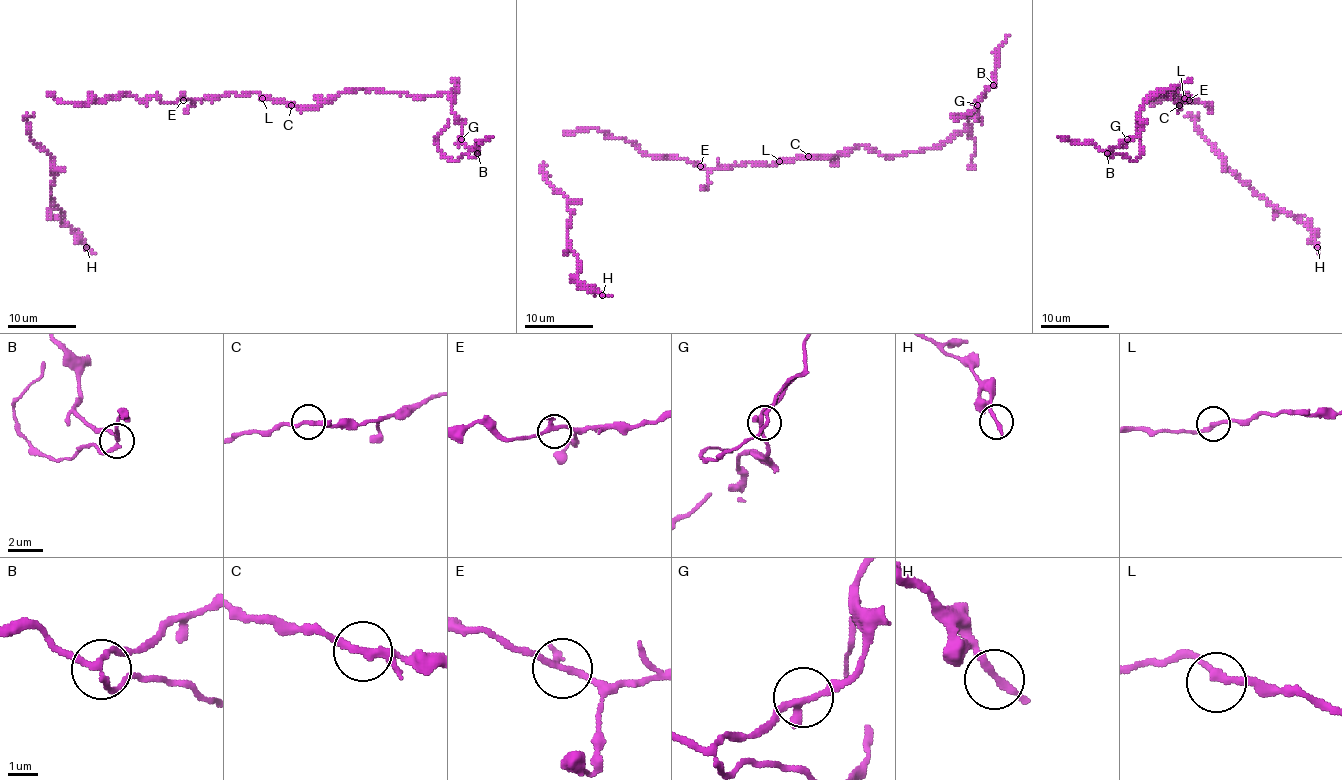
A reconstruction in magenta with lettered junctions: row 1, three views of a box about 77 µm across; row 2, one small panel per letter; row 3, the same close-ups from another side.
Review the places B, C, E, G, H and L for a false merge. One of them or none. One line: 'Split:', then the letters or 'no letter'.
Split: B

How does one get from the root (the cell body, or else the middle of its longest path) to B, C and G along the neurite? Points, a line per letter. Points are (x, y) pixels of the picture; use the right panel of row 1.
B: (1191, 98), (1185, 93), (1179, 107), (1168, 93), (1179, 90), (1153, 93), (1141, 133), (1107, 153)
C: (1191, 98), (1185, 93), (1179, 105)
G: (1191, 98), (1185, 93), (1179, 107), (1168, 93), (1179, 90), (1153, 93), (1141, 133), (1127, 139)

